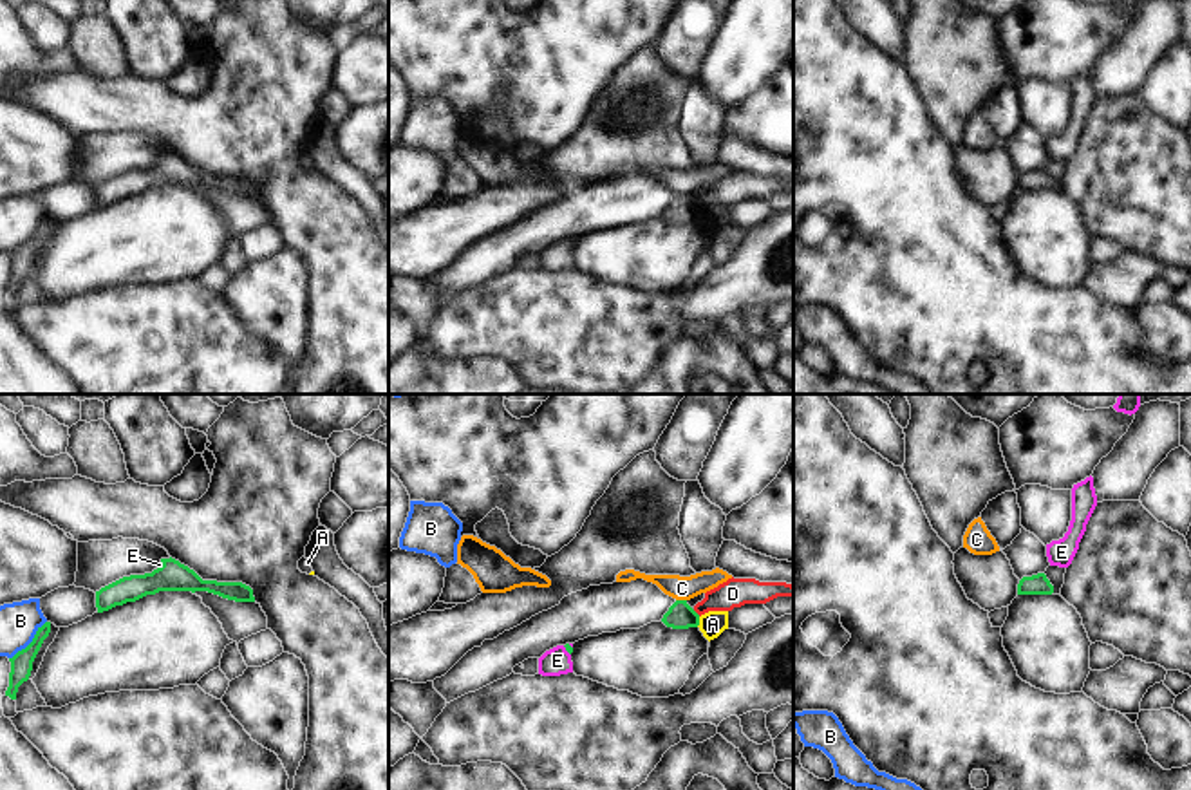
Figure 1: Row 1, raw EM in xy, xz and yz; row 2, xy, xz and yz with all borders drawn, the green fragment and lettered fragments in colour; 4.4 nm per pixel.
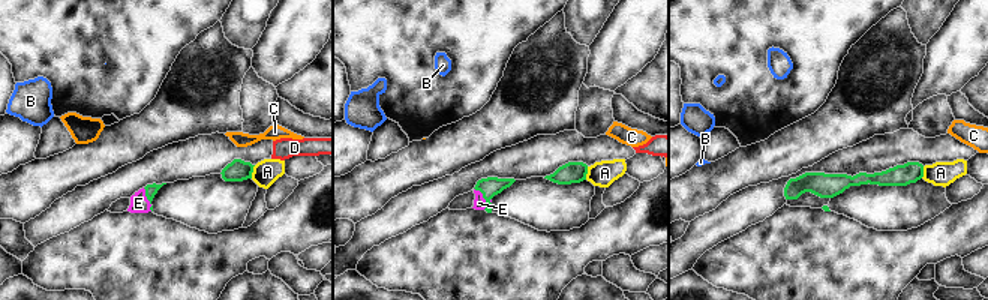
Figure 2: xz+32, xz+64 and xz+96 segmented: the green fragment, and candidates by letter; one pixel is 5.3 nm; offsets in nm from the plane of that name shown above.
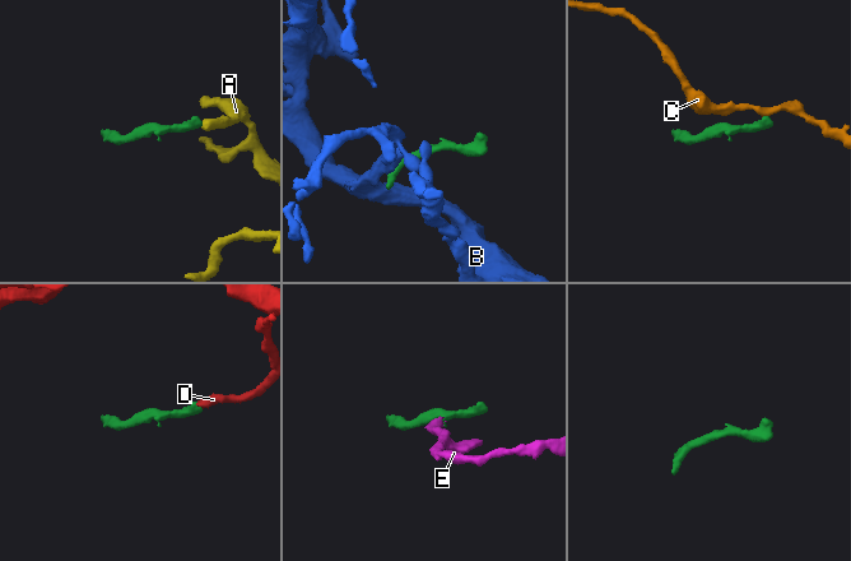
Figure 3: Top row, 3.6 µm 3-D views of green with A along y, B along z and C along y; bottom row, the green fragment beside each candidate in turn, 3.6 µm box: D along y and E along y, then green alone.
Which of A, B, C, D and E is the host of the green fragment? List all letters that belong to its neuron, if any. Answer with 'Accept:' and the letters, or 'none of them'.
Accept: E

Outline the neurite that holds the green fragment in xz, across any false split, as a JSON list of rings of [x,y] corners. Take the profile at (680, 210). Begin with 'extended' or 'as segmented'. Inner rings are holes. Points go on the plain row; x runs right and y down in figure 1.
as segmented; [[[676,195],[663,210],[661,217],[672,224],[689,224],[699,221],[699,210],[687,199],[687,195]]]

